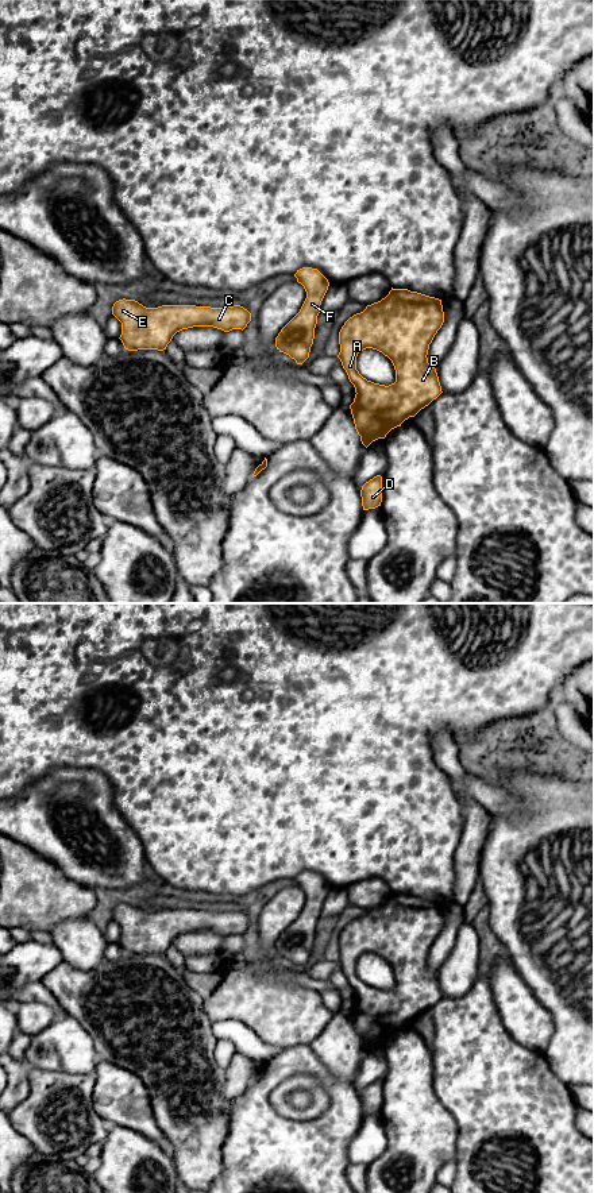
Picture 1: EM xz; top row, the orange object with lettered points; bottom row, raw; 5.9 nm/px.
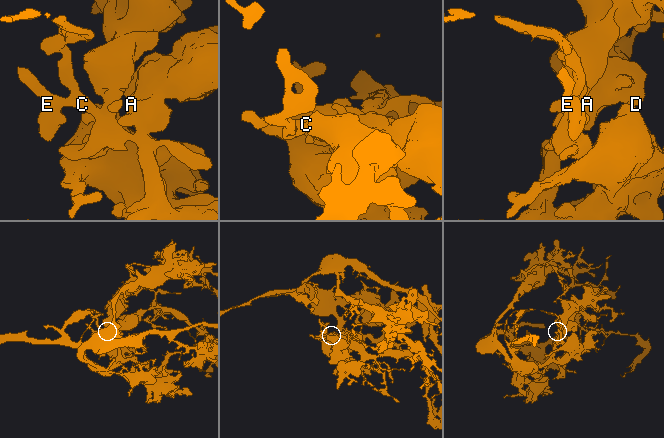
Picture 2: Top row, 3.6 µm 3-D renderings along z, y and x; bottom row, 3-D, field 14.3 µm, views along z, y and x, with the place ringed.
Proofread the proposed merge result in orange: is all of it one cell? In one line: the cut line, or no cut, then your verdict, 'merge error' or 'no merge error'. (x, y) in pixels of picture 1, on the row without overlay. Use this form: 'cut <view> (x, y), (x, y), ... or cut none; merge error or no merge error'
cut none; no merge error

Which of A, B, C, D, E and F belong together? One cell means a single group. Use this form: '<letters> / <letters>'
A B C D E F

